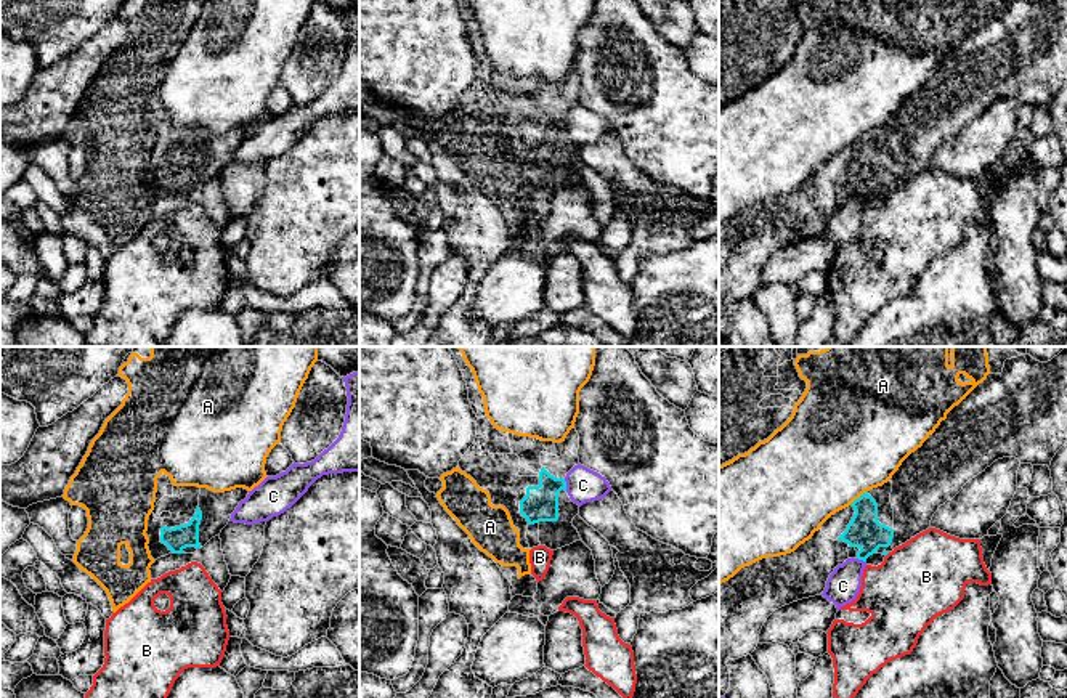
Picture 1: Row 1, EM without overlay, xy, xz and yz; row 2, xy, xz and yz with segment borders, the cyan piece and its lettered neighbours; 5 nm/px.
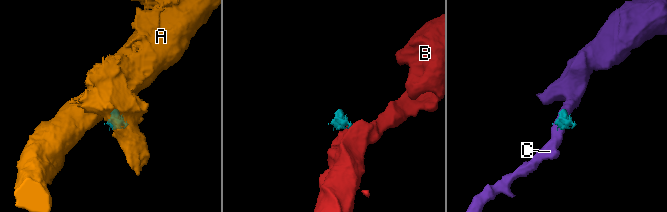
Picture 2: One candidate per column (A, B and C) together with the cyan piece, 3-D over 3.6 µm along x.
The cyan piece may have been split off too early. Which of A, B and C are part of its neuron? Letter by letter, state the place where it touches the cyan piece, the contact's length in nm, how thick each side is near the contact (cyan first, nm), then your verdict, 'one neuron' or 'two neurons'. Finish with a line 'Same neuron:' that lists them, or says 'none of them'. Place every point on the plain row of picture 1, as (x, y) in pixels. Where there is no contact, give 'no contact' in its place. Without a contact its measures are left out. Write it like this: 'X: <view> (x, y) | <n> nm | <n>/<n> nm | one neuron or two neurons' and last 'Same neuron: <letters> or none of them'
A: yz (859, 138) | 120 nm | 170/500 nm | two neurons
B: no contact | two neurons
C: xz (565, 125) | 70 nm | 180/180 nm | two neurons
Same neuron: none of them

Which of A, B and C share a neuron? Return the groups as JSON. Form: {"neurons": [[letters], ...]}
{"neurons": [["A"], ["B"], ["C"]]}

